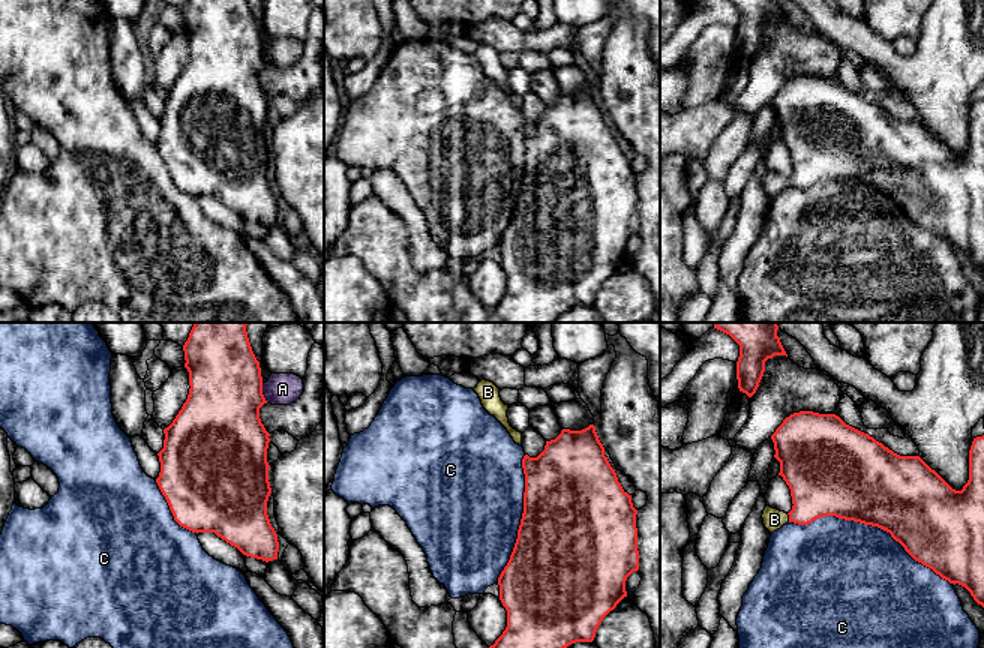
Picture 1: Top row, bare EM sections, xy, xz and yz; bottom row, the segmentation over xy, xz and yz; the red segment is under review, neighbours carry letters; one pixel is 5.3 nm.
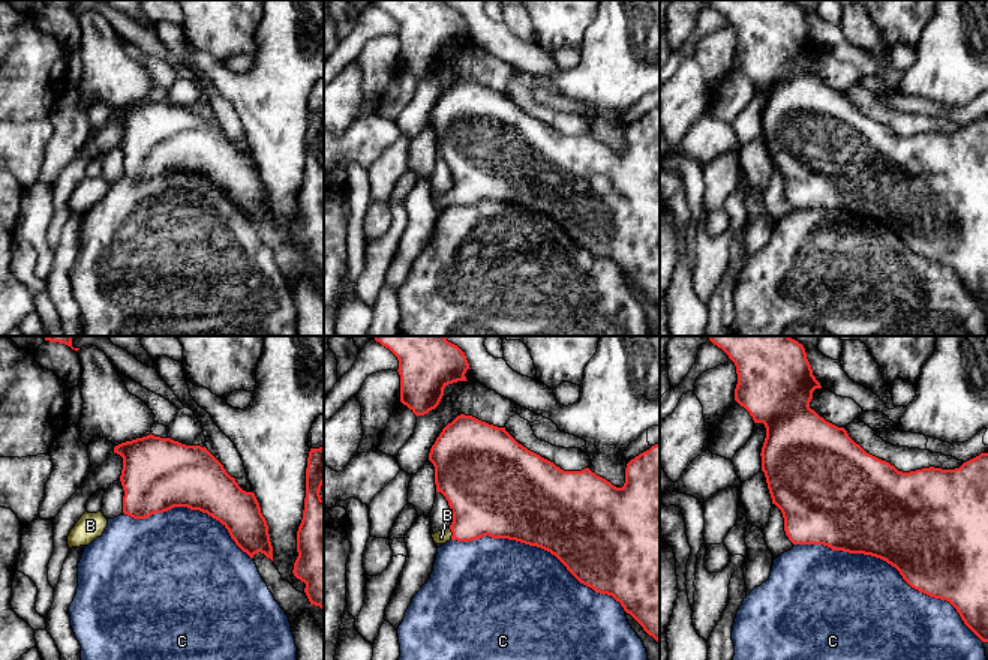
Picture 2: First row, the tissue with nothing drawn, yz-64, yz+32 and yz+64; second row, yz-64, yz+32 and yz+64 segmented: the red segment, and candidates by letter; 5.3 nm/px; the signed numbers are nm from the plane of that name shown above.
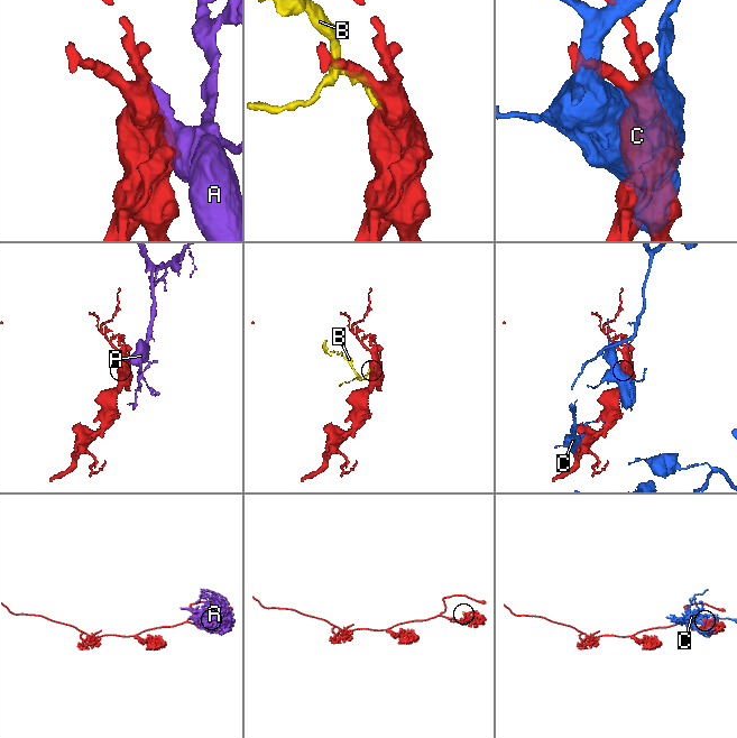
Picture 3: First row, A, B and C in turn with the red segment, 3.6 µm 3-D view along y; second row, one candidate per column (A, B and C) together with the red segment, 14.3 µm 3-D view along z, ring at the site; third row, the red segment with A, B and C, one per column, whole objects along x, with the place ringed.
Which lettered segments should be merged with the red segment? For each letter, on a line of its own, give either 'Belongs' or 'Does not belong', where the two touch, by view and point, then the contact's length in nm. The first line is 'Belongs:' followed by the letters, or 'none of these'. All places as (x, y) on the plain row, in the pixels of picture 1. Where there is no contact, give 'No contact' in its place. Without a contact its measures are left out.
Belongs: B
A: Does not belong. Touches red at xy (261, 57). Shared border 120 nm
B: Belongs. Touches red at yz (789, 182). Shared border 50 nm
C: Does not belong. Touches red at yz (870, 188). Shared border 950 nm

